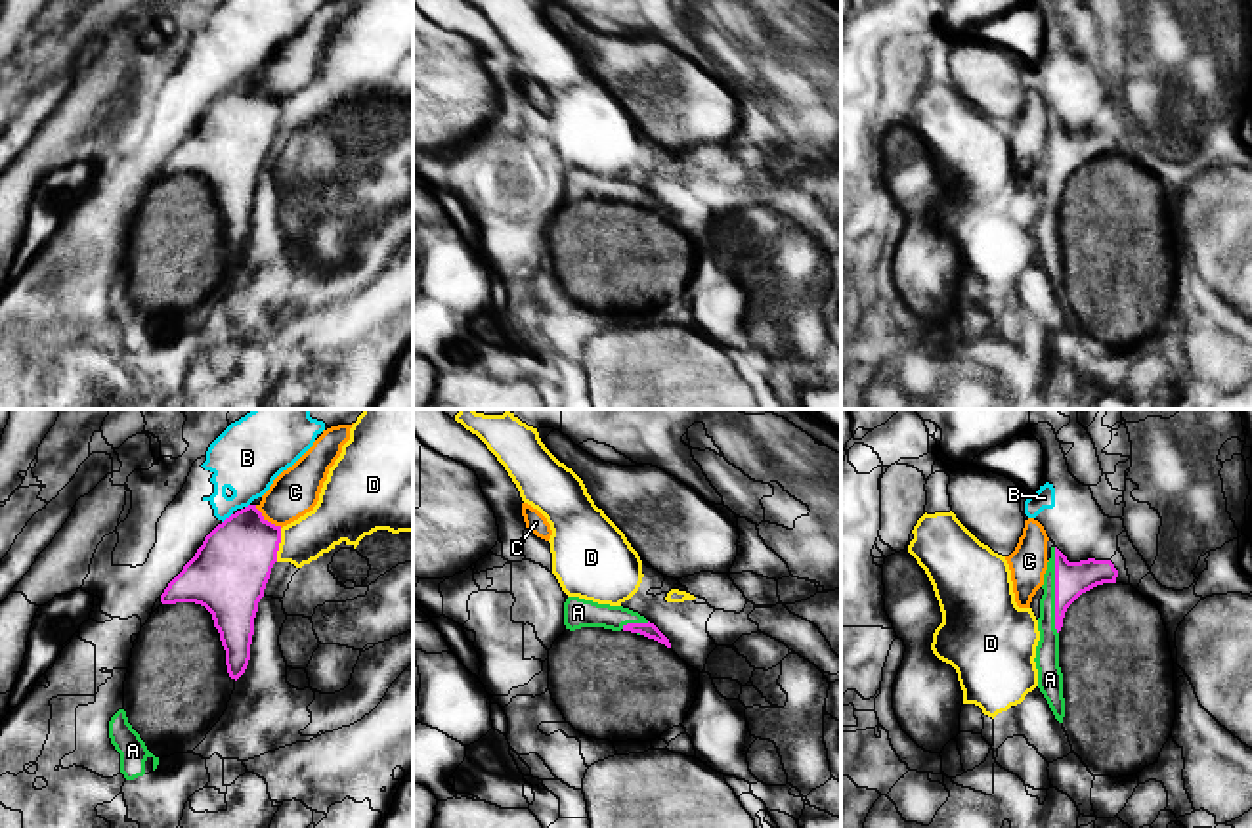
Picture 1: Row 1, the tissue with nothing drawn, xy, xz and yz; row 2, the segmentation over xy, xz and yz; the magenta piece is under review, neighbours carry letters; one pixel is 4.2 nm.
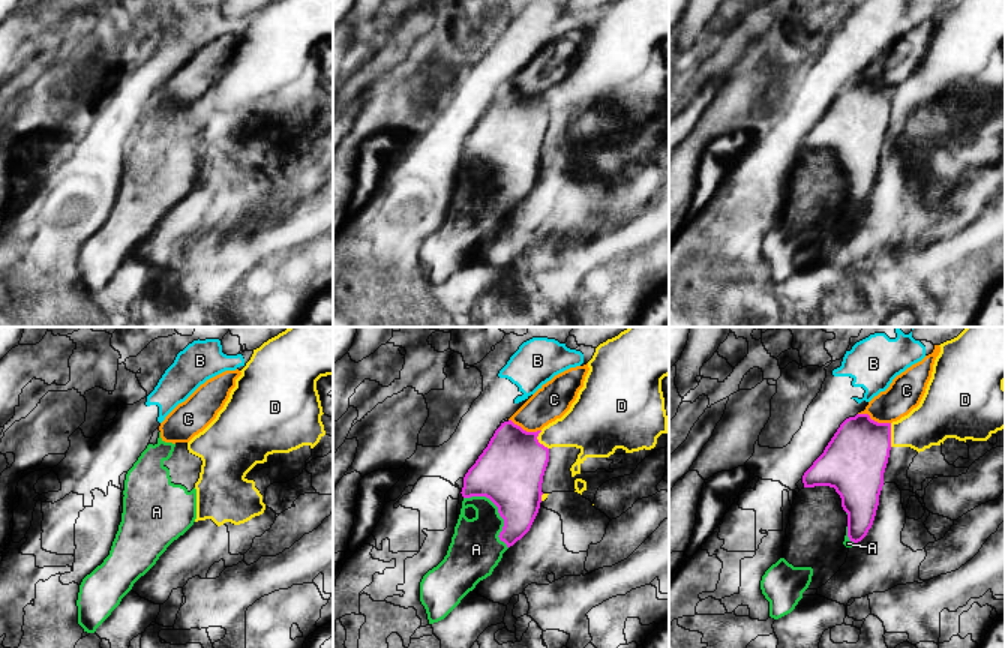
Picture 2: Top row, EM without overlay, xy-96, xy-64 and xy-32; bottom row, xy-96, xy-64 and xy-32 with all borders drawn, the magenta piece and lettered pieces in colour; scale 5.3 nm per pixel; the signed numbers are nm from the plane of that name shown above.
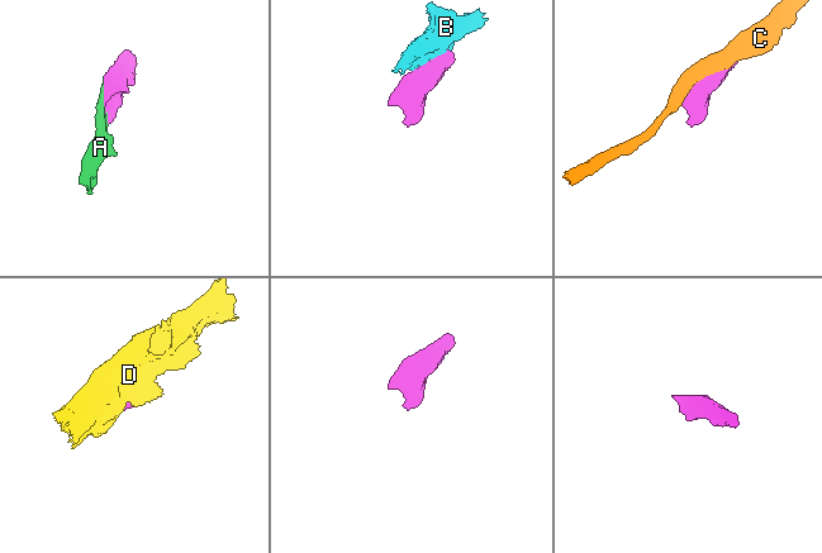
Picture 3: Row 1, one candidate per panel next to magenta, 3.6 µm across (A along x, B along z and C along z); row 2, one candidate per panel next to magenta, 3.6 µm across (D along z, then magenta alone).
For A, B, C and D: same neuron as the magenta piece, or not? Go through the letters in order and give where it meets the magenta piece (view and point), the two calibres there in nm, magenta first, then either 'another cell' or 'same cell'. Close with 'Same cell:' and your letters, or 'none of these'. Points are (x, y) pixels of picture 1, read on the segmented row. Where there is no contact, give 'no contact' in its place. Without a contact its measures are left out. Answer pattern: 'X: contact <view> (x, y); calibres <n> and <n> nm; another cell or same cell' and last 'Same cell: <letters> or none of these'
A: contact yz (1056, 591); calibres 140 and 100 nm; same cell
B: contact xy (226, 519); calibres 320 and 260 nm; another cell
C: contact xy (266, 521); calibres 320 and 200 nm; another cell
D: contact xy (278, 545); calibres 320 and 190 nm; another cell
Same cell: A

